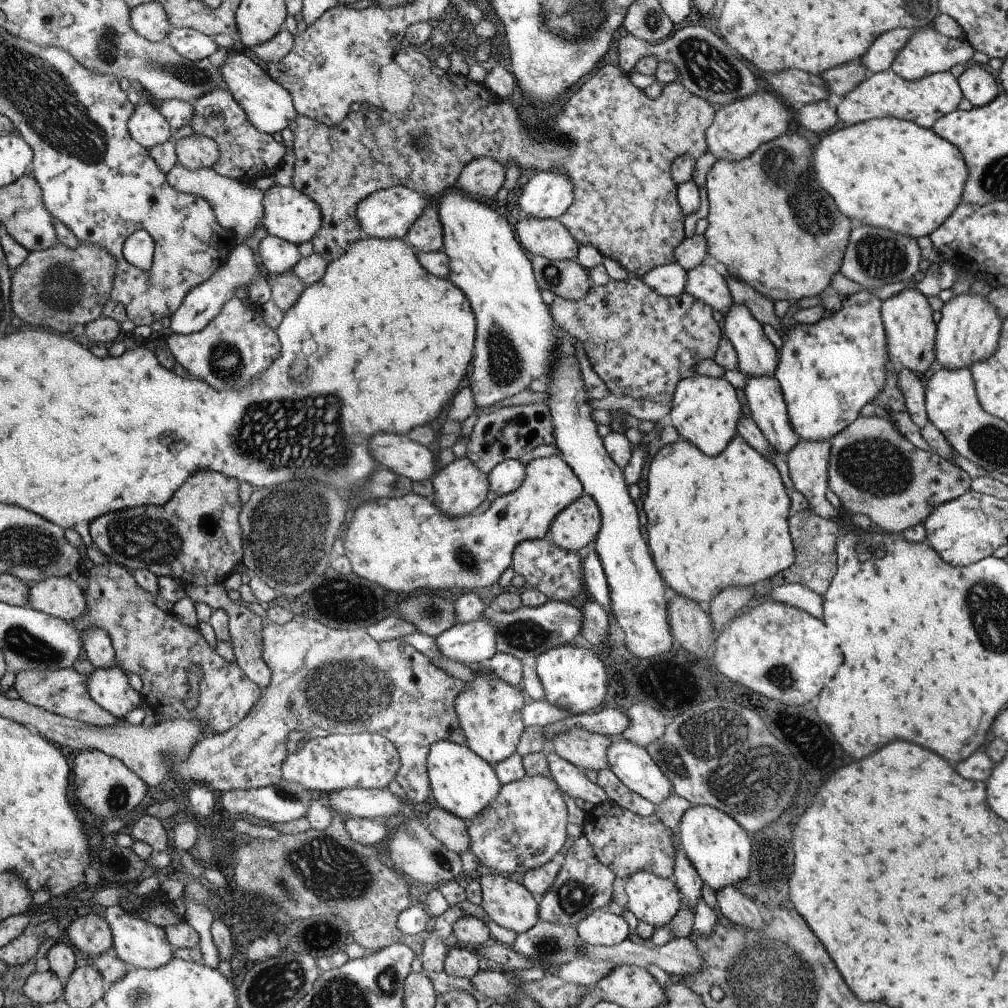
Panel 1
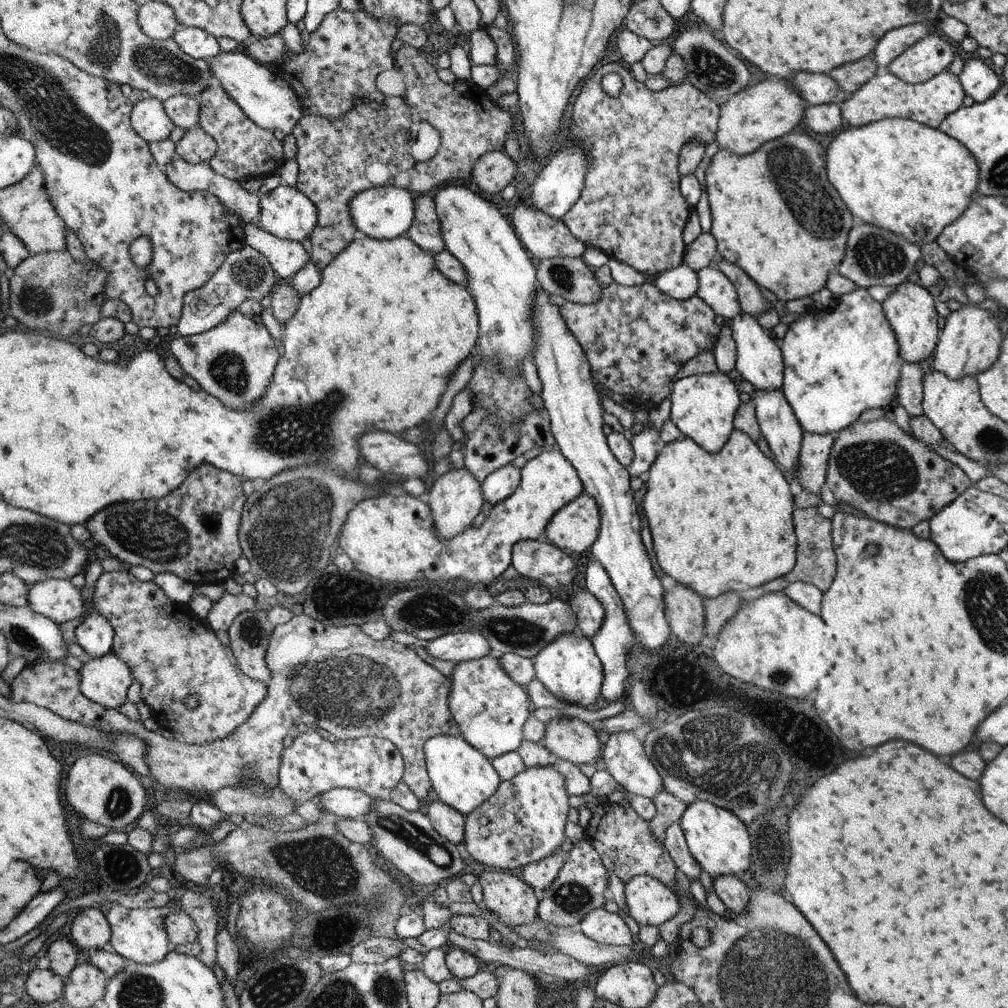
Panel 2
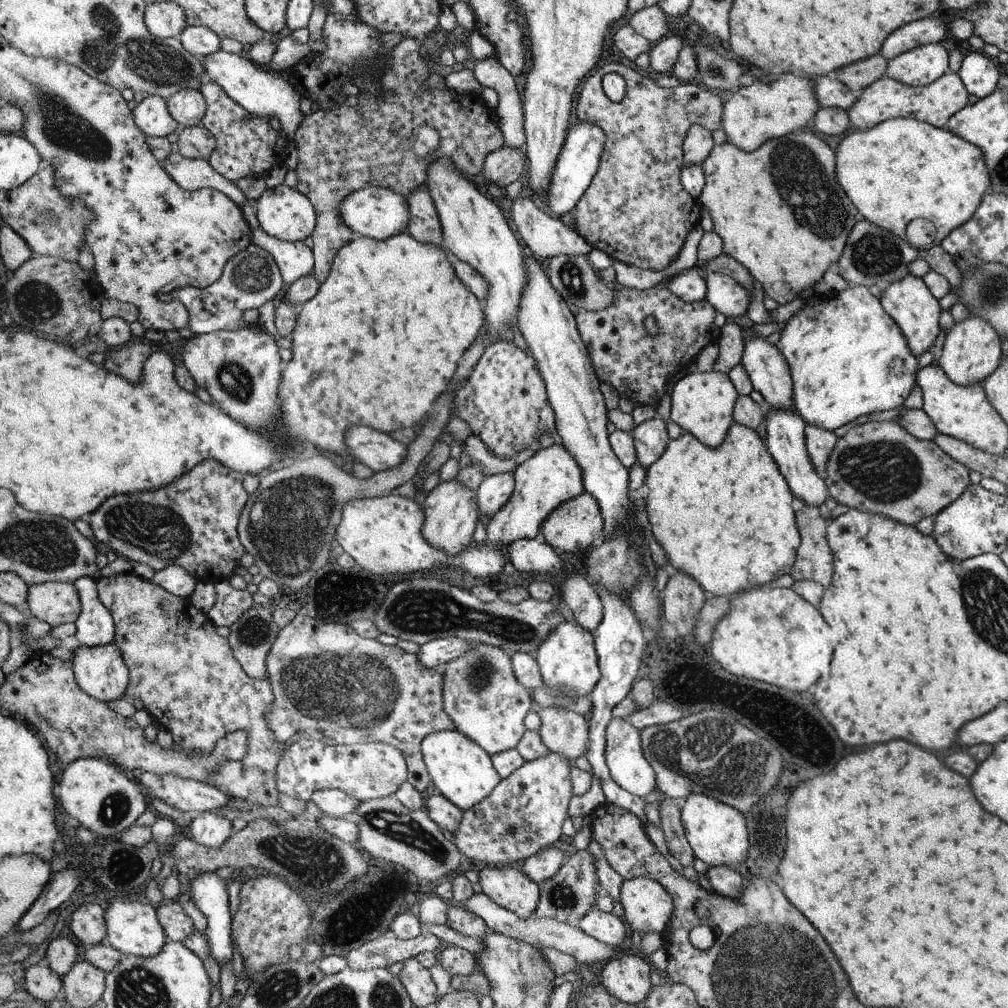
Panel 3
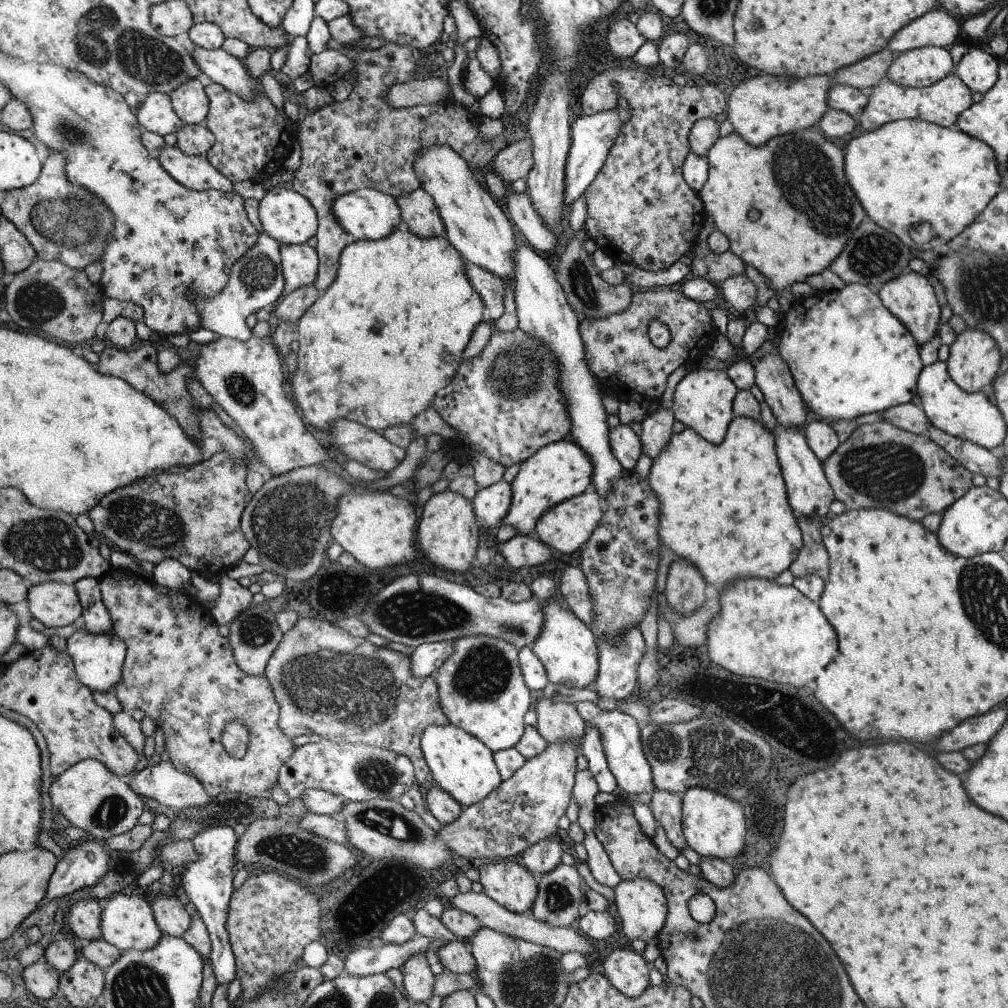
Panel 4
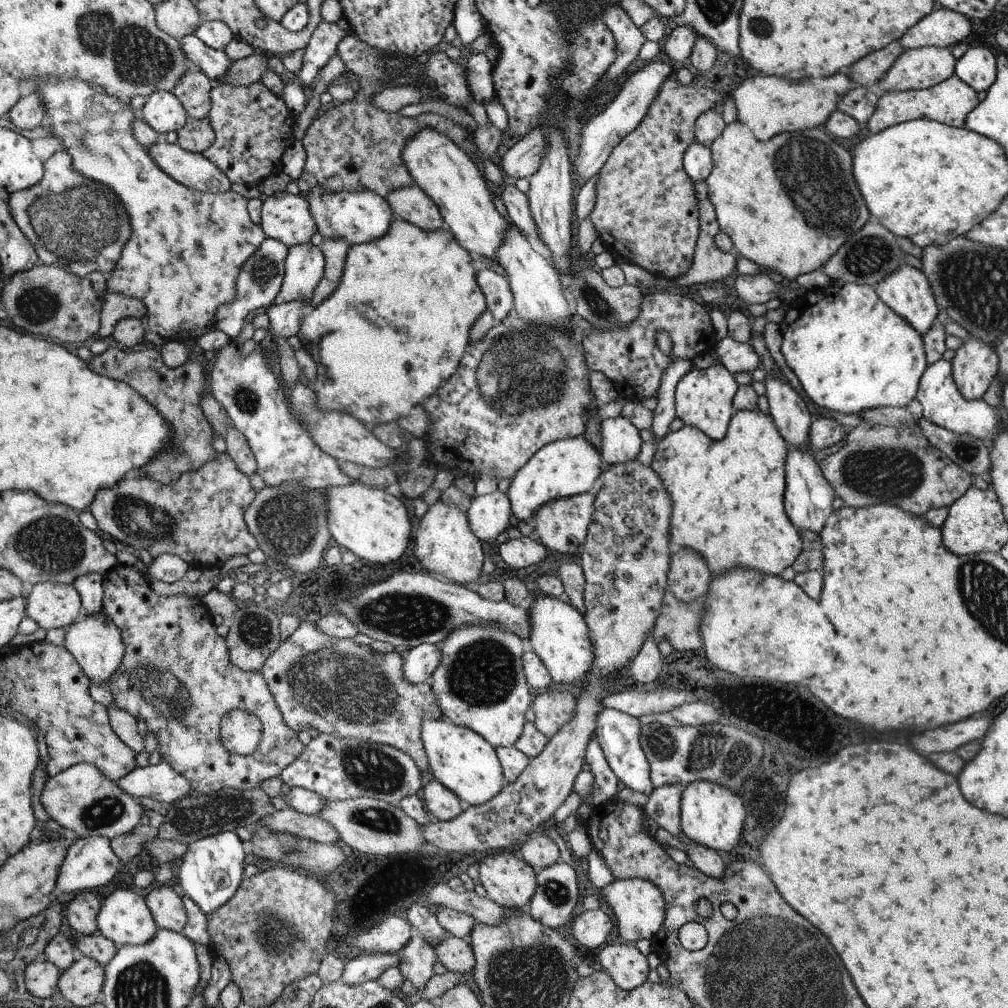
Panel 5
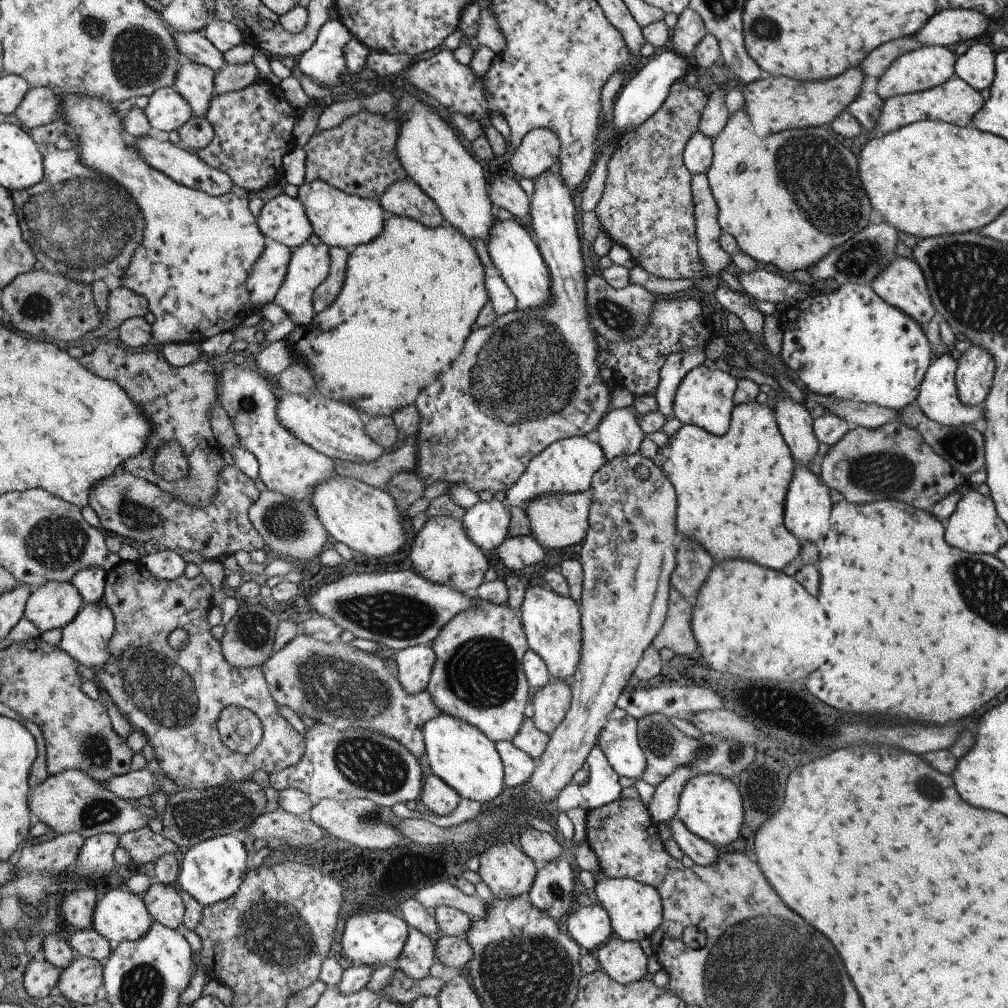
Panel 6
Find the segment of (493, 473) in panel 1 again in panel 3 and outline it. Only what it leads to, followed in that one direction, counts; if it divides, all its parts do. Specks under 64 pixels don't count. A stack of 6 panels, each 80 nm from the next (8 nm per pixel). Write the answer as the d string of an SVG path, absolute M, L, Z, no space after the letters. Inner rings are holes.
M513 472L484 478L476 491L479 515L486 516L488 519L495 516L496 512L499 512L514 495L515 484Z

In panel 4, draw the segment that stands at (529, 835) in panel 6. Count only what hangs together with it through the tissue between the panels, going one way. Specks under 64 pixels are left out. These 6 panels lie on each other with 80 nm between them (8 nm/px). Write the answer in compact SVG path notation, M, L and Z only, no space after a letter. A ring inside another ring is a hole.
M548 838L534 844L520 856L527 869L532 873L542 876L544 873L554 870L560 863L563 845L557 838Z

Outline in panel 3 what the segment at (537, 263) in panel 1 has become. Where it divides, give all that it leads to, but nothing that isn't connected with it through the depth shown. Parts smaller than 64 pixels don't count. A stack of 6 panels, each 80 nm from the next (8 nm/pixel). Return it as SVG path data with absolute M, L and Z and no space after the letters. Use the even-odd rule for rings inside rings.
M558 254L544 261L546 276L556 292L576 308L604 310L614 302L614 290L608 288L587 256Z

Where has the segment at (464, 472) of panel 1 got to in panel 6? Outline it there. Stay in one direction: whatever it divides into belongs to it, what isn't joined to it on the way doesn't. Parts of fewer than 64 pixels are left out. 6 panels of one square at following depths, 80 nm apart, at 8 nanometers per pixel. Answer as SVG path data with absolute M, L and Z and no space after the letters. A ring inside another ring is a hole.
M452 517L428 519L416 535L409 557L415 573L465 594L472 594L484 582L484 573L489 568L484 551L472 542L461 520Z

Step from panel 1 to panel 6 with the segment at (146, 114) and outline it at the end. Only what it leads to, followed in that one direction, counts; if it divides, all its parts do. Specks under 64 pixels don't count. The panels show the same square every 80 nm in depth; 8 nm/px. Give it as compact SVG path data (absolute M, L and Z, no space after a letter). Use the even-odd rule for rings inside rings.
M172 85L159 88L149 96L149 103L143 110L147 113L152 128L160 132L179 130L194 116L191 104Z

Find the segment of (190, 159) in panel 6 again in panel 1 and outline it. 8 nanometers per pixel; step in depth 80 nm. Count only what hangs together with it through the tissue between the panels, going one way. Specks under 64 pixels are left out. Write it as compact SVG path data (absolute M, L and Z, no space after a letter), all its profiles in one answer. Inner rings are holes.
M179 162L171 171L167 172L168 184L172 185L181 193L193 194L204 197L213 206L217 219L224 229L230 229L237 234L236 242L247 242L248 238L256 237L260 234L260 224L263 217L263 196L265 192L256 186L248 186L247 183L224 178L212 167L190 170L184 168Z

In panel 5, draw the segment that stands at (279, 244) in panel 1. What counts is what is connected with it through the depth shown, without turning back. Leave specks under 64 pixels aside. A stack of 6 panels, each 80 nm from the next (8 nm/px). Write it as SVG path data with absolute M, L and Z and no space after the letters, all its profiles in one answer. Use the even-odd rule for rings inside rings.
M308 243L289 247L281 291L275 302L281 305L292 301L310 301L325 272L326 260L320 246Z

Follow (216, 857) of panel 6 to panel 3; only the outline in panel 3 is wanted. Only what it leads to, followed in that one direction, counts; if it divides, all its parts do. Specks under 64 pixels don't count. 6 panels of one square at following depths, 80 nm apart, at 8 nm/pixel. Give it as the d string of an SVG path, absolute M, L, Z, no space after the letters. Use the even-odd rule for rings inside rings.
M205 811L192 820L186 834L198 844L218 848L230 838L233 831L233 825L228 818L220 816L216 811ZM216 871L204 872L200 878L190 882L190 894L196 908L206 916L206 938L210 944L212 958L222 966L224 962L233 961L231 935L231 918L228 903L226 881L218 878Z

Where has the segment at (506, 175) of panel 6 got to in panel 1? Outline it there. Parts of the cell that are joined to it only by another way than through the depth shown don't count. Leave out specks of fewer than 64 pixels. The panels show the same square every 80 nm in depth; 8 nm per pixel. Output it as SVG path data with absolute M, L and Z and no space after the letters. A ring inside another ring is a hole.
M524 214L516 222L520 244L530 255L542 255L547 259L576 259L580 244L568 232L559 219L539 219Z

